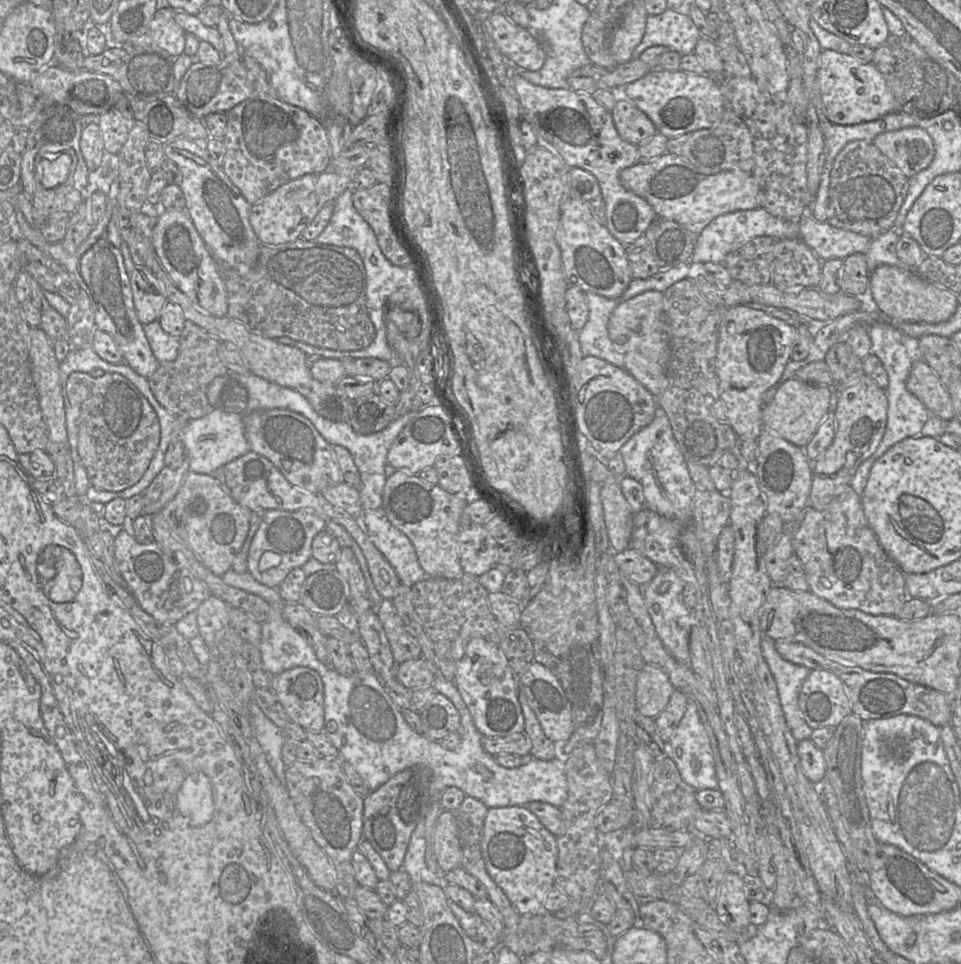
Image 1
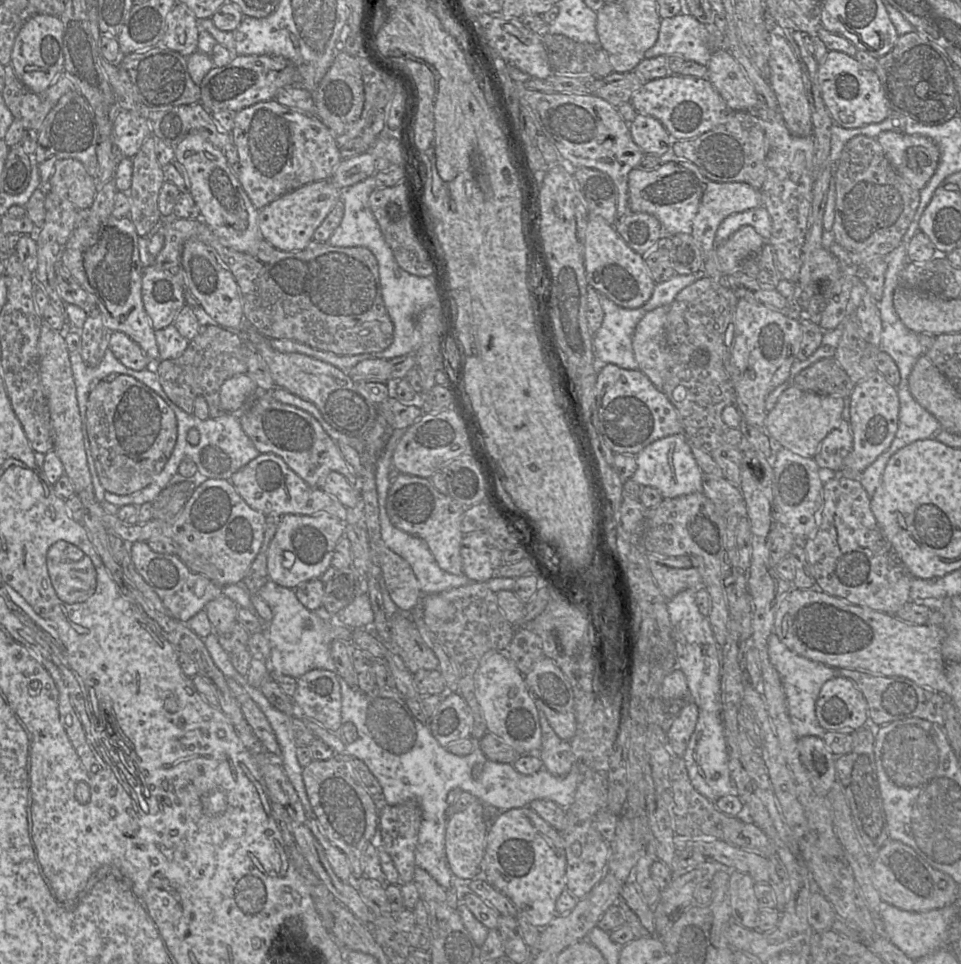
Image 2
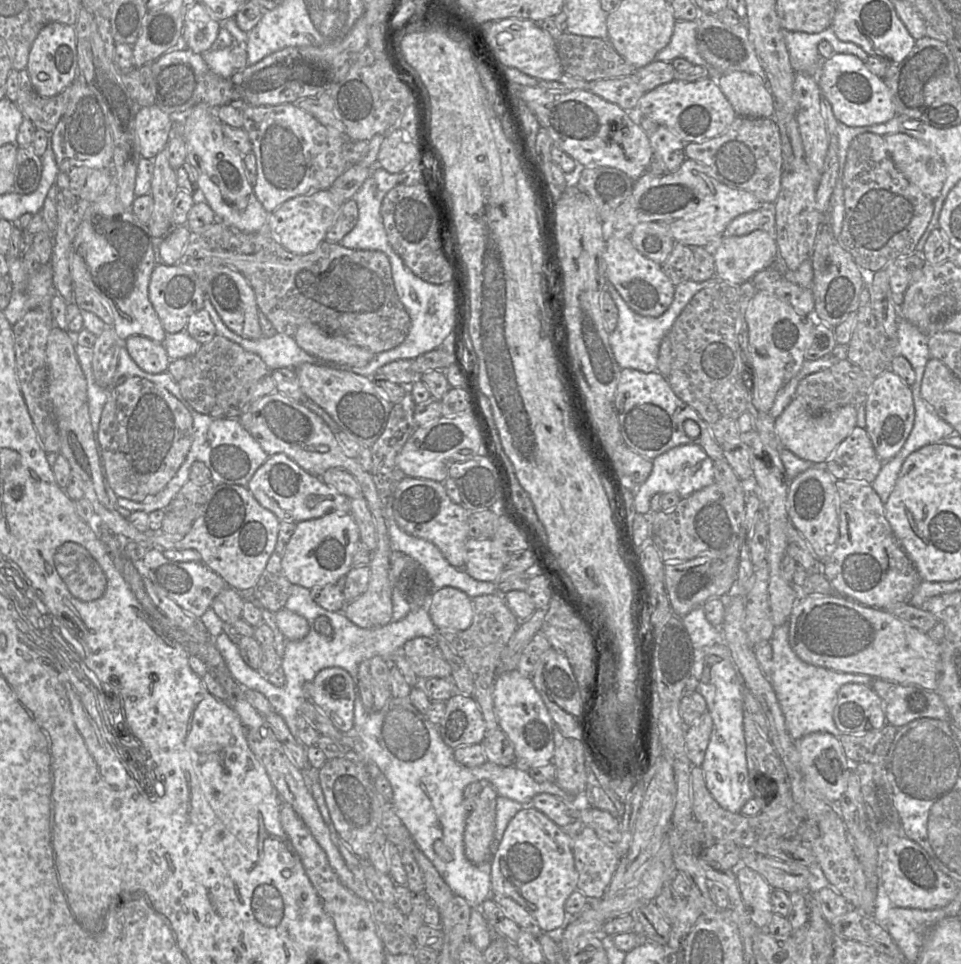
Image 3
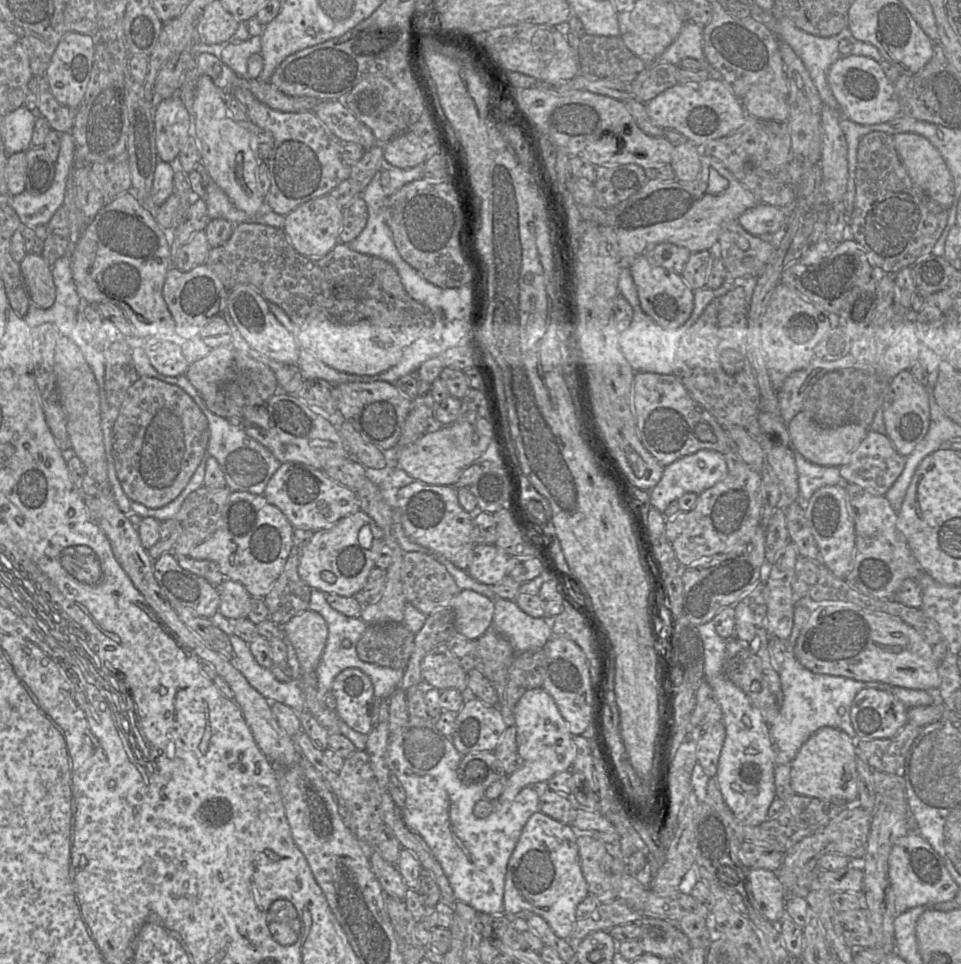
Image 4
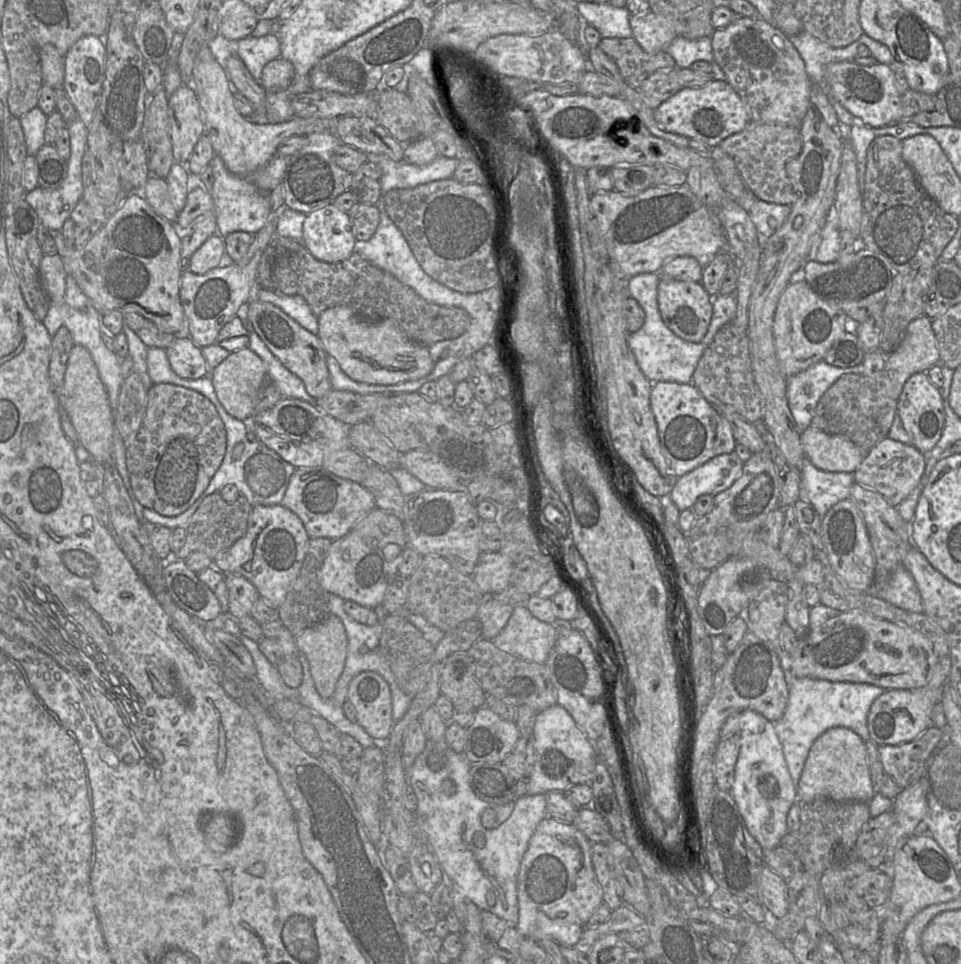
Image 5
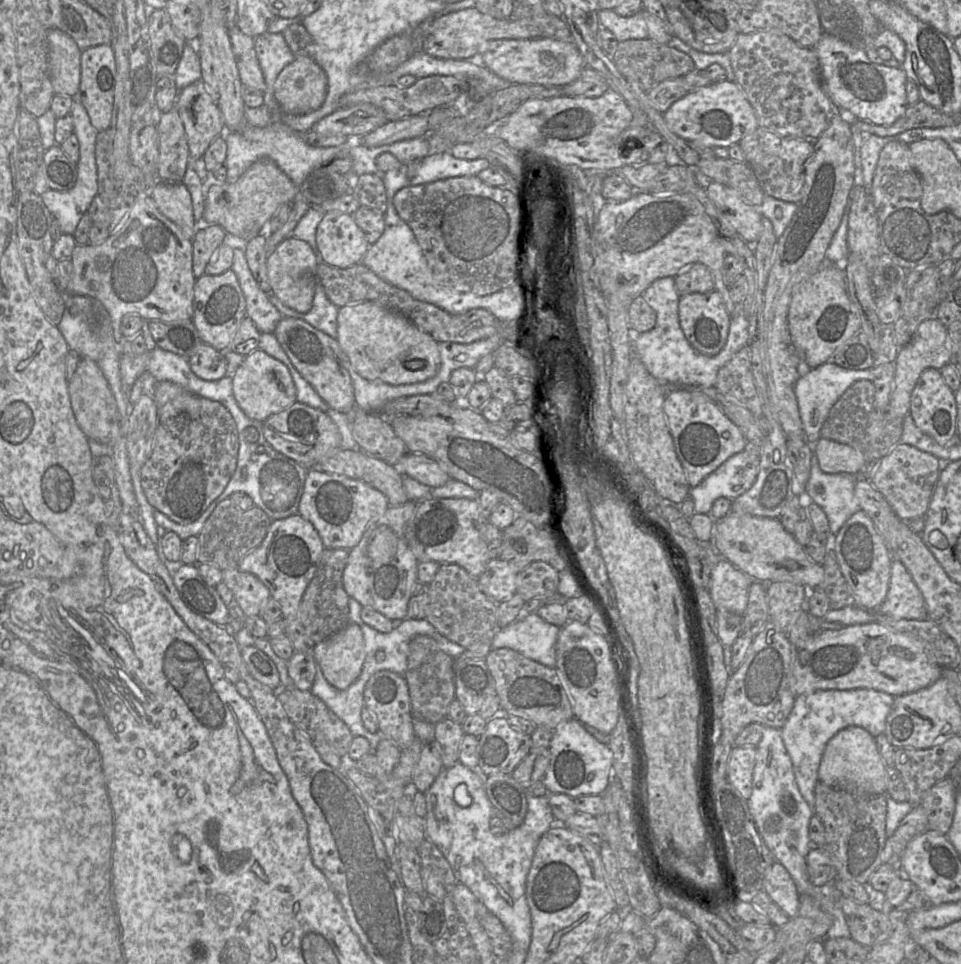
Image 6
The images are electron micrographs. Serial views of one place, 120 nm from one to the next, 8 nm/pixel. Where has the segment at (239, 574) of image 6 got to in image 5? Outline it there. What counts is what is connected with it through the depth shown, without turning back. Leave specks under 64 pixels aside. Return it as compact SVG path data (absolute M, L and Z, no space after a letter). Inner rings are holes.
M226 574L229 592L227 614L235 620L251 616L252 609L260 598L256 587L246 578L236 574Z

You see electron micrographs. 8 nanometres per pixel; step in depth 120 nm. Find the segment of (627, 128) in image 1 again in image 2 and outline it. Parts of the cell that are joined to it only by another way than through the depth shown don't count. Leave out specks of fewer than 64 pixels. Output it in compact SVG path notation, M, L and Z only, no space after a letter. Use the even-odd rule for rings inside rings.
M637 114L629 124L629 130L635 144L647 155L660 158L660 164L676 160L678 157L672 150L673 137L663 125L651 116Z

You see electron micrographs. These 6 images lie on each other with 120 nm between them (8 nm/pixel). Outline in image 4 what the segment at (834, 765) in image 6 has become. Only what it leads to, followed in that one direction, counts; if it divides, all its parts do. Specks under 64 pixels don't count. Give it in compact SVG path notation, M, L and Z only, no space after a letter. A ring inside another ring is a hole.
M822 727L813 733L790 764L792 792L826 801L857 803L855 742L848 734L833 727Z

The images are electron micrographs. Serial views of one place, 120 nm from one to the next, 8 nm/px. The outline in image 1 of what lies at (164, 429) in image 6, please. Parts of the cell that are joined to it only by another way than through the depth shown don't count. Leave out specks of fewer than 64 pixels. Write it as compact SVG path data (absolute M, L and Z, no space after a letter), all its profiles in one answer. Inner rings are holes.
M73 372L66 381L65 391L71 407L79 414L78 424L82 420L91 421L97 457L89 474L91 485L109 492L120 492L135 485L155 456L161 437L158 416L147 398L118 373L105 373L95 378L88 373Z

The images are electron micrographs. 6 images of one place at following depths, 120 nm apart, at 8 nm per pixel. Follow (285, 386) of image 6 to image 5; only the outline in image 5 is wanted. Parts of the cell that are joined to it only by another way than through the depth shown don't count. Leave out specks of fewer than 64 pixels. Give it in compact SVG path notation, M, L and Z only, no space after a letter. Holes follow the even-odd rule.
M249 348L231 352L208 376L224 410L241 421L255 415L255 406L263 387L269 381L265 362Z

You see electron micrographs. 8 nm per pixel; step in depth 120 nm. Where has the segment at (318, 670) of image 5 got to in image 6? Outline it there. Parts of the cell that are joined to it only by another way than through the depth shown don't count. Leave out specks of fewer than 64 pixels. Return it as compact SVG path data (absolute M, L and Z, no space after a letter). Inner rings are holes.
M349 623L340 632L315 645L311 652L328 683L345 690L358 679L365 661L361 628Z

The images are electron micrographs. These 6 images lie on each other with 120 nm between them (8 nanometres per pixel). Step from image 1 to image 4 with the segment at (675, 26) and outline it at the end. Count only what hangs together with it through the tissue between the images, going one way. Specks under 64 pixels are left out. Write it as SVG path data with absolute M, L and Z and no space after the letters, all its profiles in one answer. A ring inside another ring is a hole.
M687 21L674 42L661 54L658 61L678 65L681 60L691 58L699 61L709 78L722 80L721 73L706 59L703 46L703 27L700 24Z

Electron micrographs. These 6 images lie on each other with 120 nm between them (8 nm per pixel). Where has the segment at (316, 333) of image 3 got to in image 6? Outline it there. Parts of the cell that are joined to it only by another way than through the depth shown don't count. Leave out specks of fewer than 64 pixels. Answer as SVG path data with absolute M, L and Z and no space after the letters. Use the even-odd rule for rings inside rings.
M375 302L340 307L336 340L356 372L367 380L413 384L432 378L440 369L439 343L405 316Z

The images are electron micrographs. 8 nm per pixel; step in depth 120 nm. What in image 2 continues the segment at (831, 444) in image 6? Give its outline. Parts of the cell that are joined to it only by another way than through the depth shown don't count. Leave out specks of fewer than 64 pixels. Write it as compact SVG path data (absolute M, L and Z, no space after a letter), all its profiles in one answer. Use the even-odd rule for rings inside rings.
M792 385L780 395L775 407L767 412L765 430L782 447L800 456L813 458L822 440L843 420L844 405L844 399L839 396L821 395Z

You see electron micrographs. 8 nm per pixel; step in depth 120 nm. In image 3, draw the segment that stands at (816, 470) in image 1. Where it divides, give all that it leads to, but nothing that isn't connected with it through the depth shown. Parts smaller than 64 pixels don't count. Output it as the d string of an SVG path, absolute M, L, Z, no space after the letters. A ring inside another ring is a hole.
M884 371L874 377L864 409L866 419L864 429L872 441L877 456L886 462L901 450L913 429L915 407L911 386L905 384L893 371Z

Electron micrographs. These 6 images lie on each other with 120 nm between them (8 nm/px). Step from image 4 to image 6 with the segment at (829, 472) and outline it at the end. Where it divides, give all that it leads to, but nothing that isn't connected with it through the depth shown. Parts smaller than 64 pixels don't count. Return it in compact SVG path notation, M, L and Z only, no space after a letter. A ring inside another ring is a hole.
M812 455L810 476L805 492L812 502L819 505L826 513L833 535L836 535L843 524L860 510L854 494L857 477L862 476L849 473L825 473L820 469L816 455Z

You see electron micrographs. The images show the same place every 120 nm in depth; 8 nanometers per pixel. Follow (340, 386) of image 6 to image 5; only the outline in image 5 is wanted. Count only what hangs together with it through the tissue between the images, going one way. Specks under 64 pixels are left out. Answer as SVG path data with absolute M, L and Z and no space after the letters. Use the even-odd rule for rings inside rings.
M249 300L246 317L255 333L272 354L294 375L299 377L313 398L324 396L332 388L327 366L327 353L319 337L303 328L278 307L260 300Z

